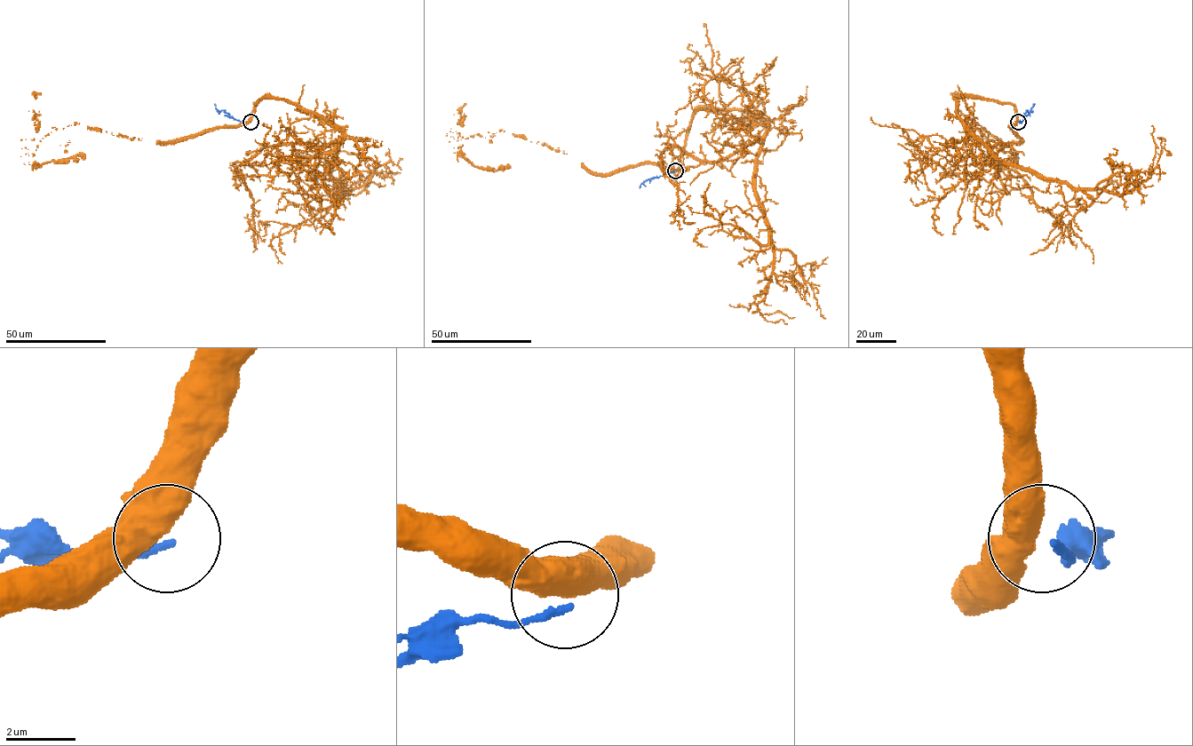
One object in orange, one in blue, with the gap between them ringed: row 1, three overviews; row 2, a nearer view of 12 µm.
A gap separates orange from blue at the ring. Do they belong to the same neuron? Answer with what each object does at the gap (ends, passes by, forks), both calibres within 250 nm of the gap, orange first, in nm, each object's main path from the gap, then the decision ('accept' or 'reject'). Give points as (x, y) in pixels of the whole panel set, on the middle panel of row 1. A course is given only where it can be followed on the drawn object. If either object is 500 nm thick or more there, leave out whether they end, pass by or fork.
800 nm thick on the orange side, 200 nm on the other; orange runs (675, 170), (697, 109), (741, 109), (766, 124), (755, 188), (773, 268), (757, 305), (761, 313), (795, 317); blue runs (676, 171), (648, 179), (640, 187); reject

